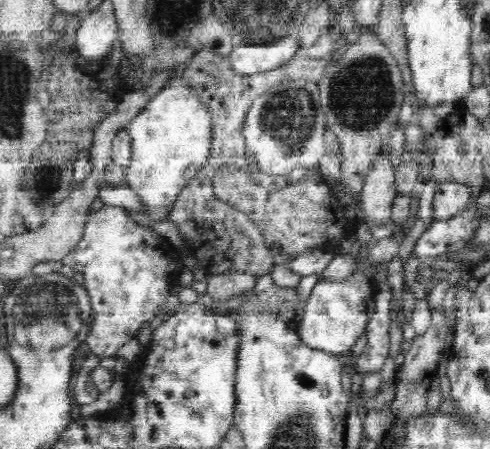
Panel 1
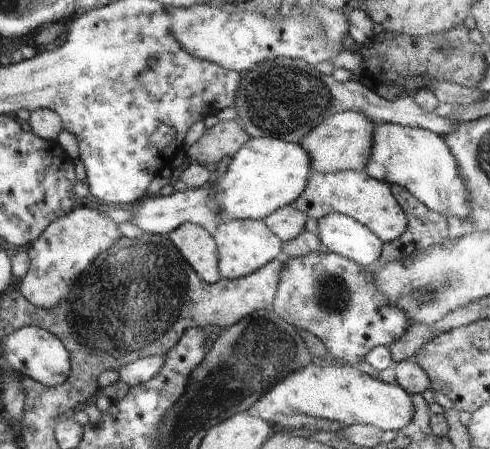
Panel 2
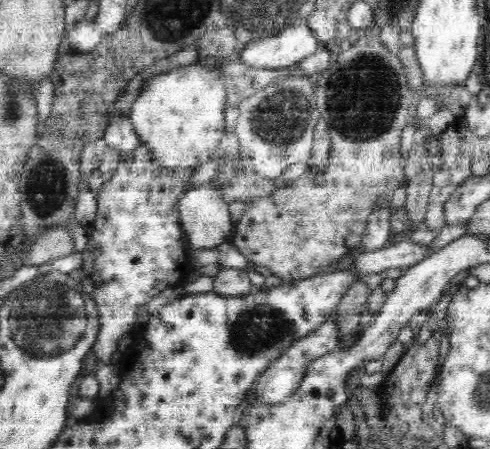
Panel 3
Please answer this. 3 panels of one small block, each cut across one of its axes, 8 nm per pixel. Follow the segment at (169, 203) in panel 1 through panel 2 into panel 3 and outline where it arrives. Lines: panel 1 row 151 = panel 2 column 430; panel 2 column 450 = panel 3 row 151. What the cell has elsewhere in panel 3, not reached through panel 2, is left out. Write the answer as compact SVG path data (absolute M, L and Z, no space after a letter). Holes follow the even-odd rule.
M186 66L150 78L134 100L130 120L148 150L148 160L162 174L182 176L214 158L220 140L226 136L226 86L218 66Z

